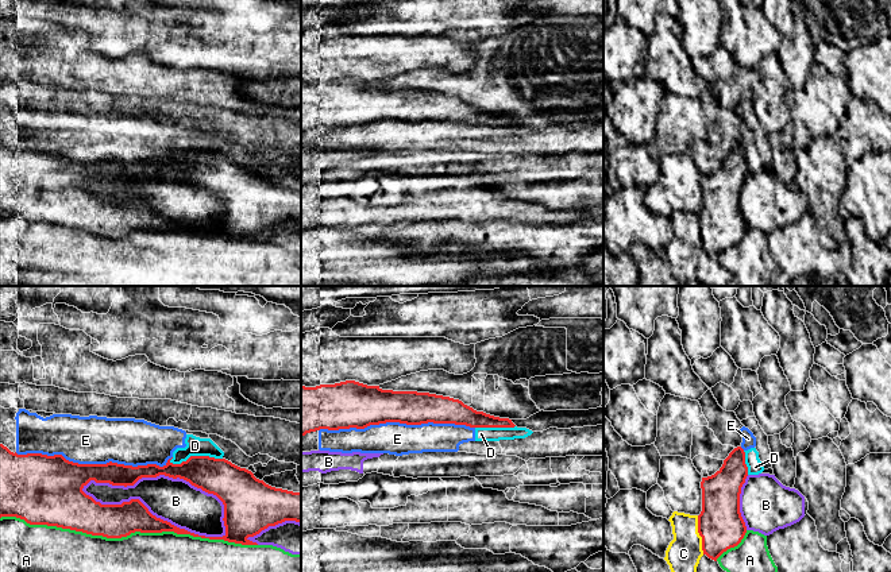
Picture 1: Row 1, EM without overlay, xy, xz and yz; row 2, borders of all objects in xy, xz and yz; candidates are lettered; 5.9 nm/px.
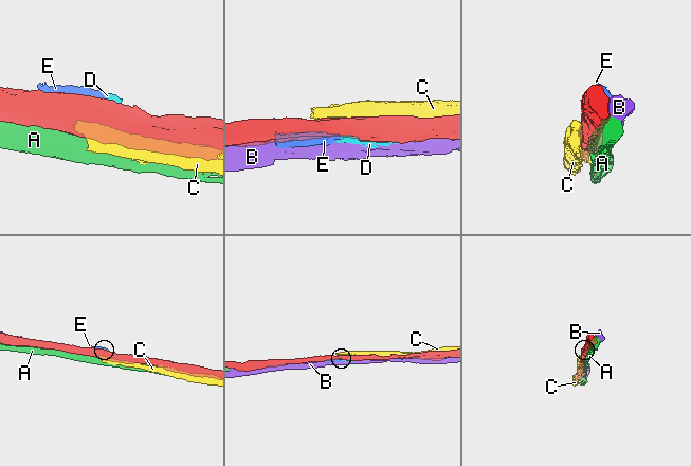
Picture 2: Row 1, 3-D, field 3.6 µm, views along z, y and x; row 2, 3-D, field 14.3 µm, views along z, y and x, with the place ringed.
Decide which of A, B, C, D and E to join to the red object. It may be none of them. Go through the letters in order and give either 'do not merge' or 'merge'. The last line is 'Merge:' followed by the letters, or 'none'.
A: do not merge
B: do not merge
C: do not merge
D: do not merge
E: do not merge
Merge: none

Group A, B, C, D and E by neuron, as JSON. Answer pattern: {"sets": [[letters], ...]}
{"sets": [["A"], ["B"], ["C"], ["D", "E"]]}

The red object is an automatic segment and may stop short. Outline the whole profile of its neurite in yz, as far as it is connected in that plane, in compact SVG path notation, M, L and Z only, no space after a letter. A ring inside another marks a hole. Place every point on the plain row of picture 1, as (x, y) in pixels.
M737 144L714 173L702 175L698 231L702 235L703 252L714 259L728 247L737 244L747 231L740 210L740 192L747 174L745 150Z

